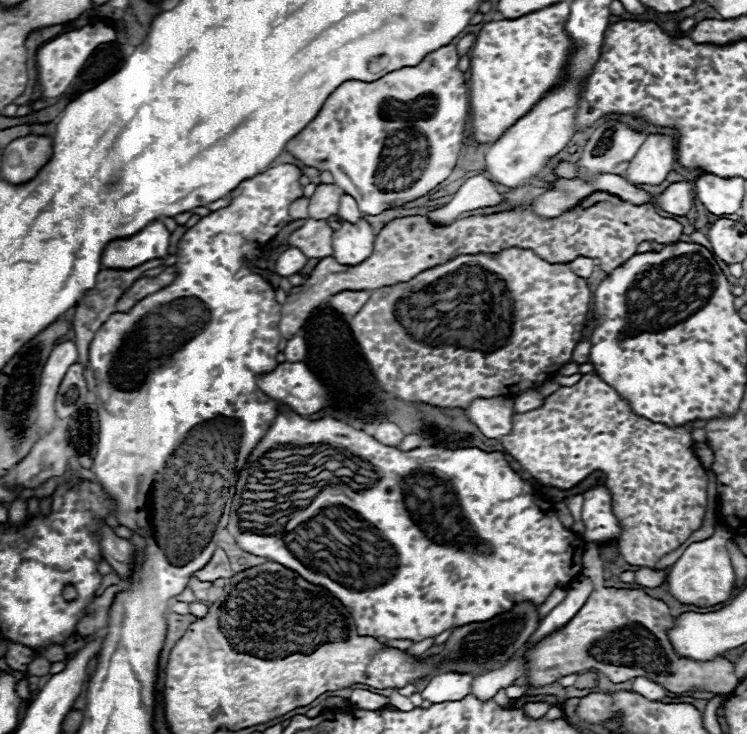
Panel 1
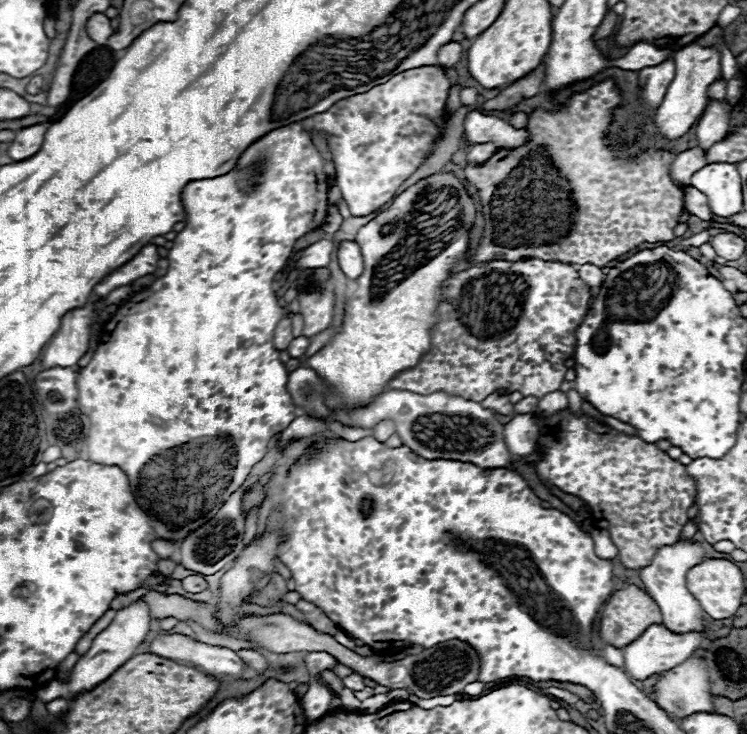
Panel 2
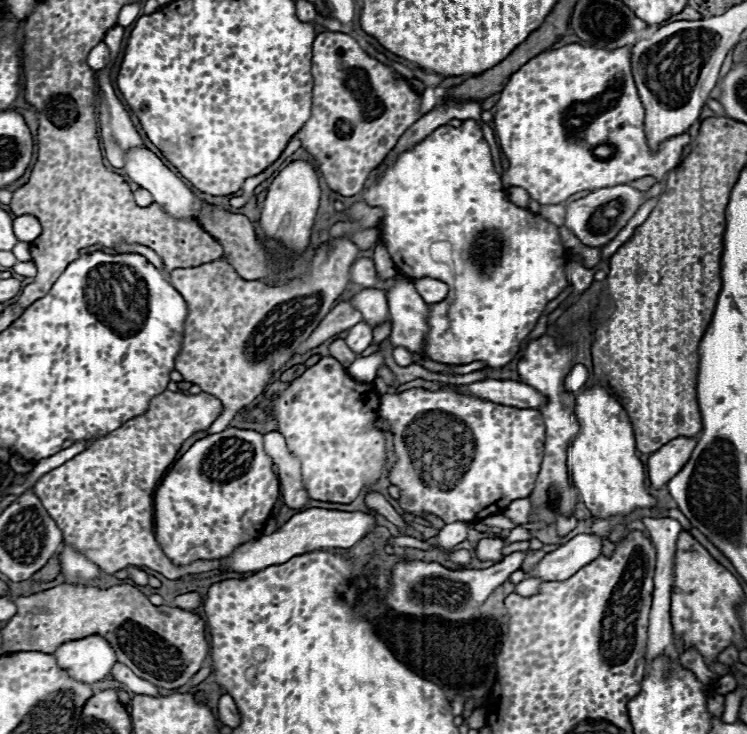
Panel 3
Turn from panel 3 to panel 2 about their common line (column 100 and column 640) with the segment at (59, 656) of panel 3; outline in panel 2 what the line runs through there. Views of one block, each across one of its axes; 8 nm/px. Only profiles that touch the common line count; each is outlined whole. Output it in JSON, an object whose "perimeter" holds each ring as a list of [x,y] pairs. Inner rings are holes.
{"perimeter":[[[652,624],[638,640],[634,640],[634,644],[628,644],[622,652],[624,652],[624,660],[626,660],[626,666],[624,670],[636,678],[636,680],[644,680],[652,674],[658,674],[658,672],[666,672],[666,670],[672,670],[674,666],[686,662],[700,646],[702,642],[708,640],[708,636],[704,632],[684,632],[684,634],[676,634],[672,630],[668,630],[664,624]]]}

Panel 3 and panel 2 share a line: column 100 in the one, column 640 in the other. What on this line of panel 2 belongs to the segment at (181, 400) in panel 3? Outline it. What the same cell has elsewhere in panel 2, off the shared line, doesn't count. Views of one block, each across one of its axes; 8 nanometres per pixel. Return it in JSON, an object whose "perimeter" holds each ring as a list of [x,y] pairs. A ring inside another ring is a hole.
{"perimeter":[[[570,408],[558,410],[552,416],[538,416],[538,446],[542,456],[536,464],[536,474],[546,486],[556,486],[562,492],[582,498],[594,512],[602,530],[608,530],[612,542],[618,546],[620,562],[630,570],[640,570],[652,562],[658,546],[672,546],[688,522],[688,508],[696,502],[696,480],[688,474],[686,466],[660,450],[656,442],[644,442],[640,436],[628,436],[614,428],[602,426],[592,416],[576,416]]]}

